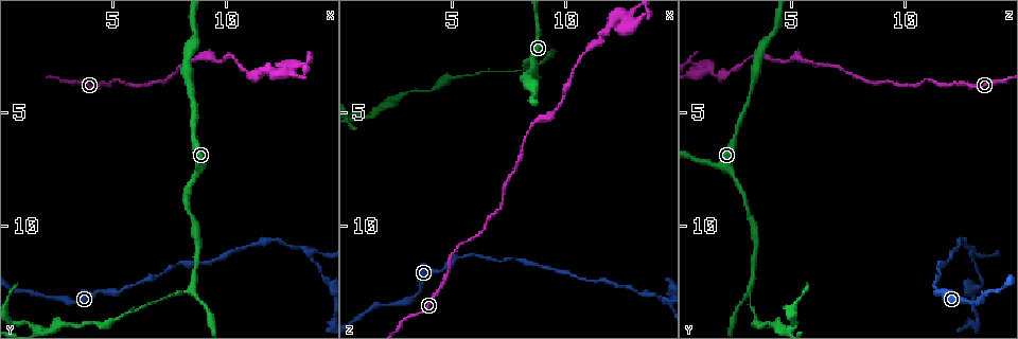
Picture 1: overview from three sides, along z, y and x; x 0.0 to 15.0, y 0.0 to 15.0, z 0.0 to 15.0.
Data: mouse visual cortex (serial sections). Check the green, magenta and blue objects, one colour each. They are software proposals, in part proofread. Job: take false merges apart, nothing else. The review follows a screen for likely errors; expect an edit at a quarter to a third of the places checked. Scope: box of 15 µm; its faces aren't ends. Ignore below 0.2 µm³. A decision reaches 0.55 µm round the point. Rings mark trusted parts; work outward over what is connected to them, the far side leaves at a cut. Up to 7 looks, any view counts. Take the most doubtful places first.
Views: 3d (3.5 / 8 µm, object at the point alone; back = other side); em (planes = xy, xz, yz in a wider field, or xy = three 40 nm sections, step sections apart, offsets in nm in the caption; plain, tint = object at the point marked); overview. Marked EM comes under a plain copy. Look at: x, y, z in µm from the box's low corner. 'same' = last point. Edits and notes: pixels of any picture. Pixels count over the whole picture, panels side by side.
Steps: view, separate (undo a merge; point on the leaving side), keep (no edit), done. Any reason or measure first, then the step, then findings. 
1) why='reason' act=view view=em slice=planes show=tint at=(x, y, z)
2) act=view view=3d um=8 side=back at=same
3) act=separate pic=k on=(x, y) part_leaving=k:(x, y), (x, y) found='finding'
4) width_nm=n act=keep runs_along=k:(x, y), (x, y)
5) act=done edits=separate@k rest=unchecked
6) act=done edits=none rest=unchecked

why='abrupt turn' act=view view=em slice=xy step=5 show=tint at=(8.4, 12.9, 3.2)

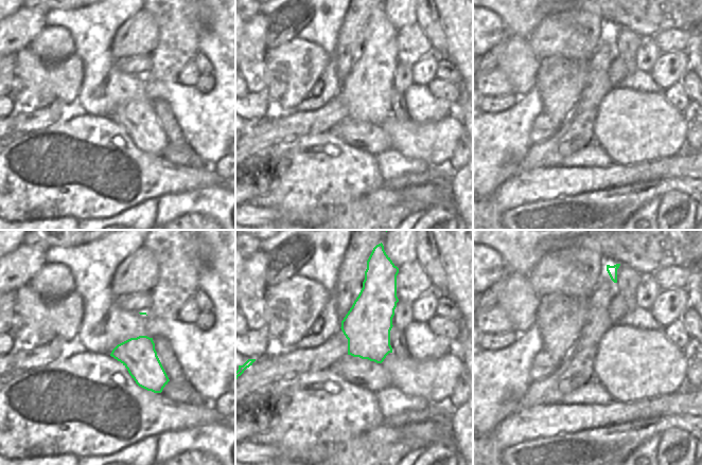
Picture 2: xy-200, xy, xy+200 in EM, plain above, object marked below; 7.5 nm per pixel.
act=view view=3d um=3.5 at=same

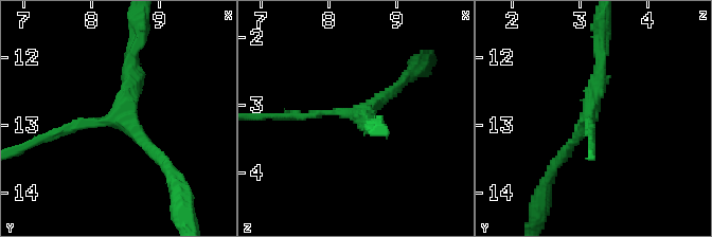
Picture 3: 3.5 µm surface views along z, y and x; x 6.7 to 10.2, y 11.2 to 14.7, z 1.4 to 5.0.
arm_widths_nm=100,200,200 act=keep runs_along=3:(136, 46), (126, 111), (58, 130) found='continuous, no second cell'

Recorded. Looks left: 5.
why='thick turns thin' act=view view=3d um=3.5 at=(2.8, 14.3, 4.2)

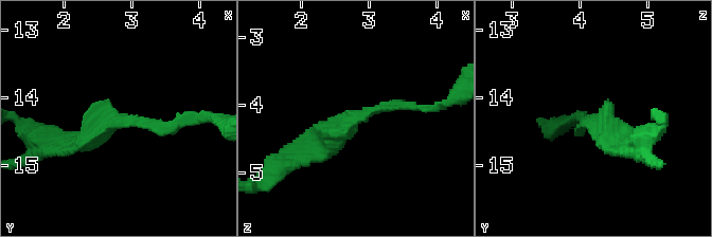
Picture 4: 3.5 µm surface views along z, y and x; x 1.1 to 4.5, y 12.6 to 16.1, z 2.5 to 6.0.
arm_widths_nm=150,200 act=view view=em slice=xy step=2 show=tint at=(2.80, 14.35, 4.20)

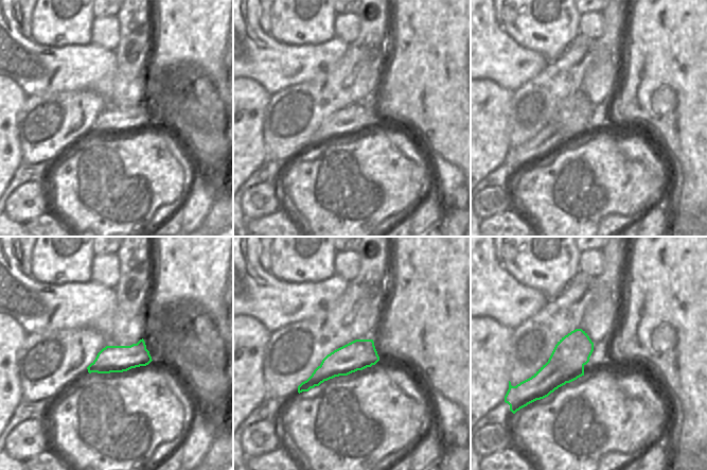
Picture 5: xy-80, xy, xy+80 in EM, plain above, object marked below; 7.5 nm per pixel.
act=view view=em slice=xy step=5 show=tint at=same

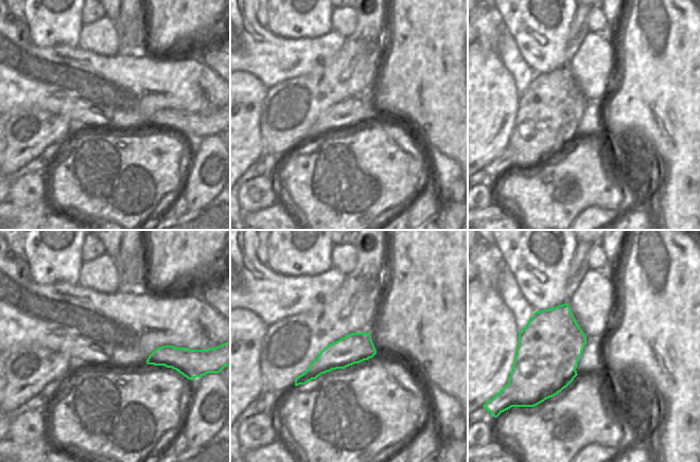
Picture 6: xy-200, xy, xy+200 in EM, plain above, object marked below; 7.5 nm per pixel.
act=separate pic=4 on=(659, 121) part_leaving=4:(589, 120), (600, 120), (619, 140), (640, 140) found='two cells meet here'

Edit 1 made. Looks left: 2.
act=done edits=separate@4 rest=unchecked

